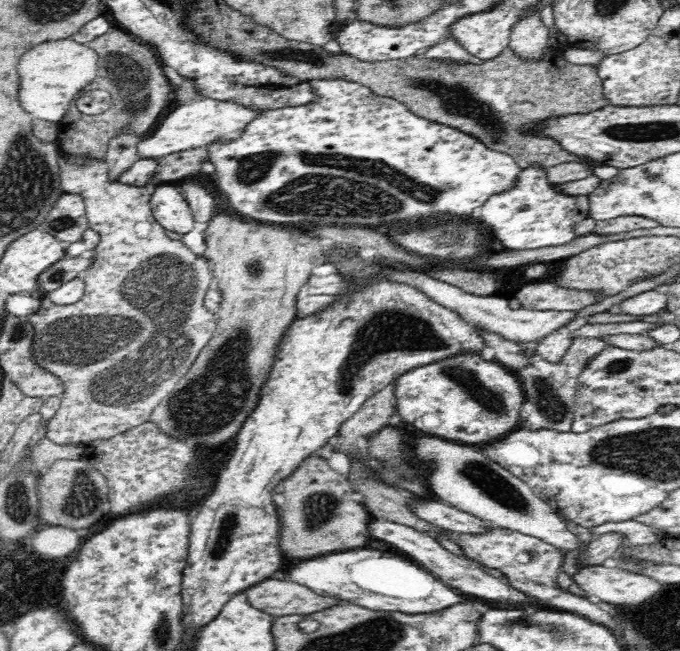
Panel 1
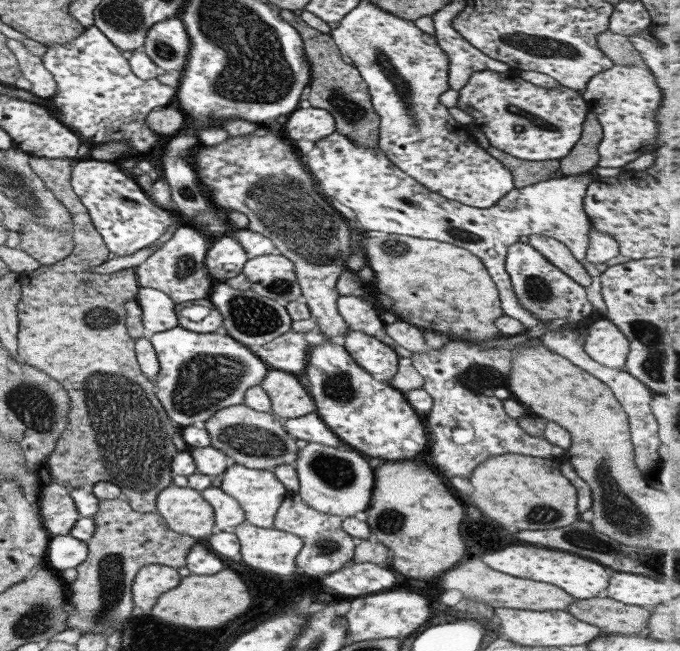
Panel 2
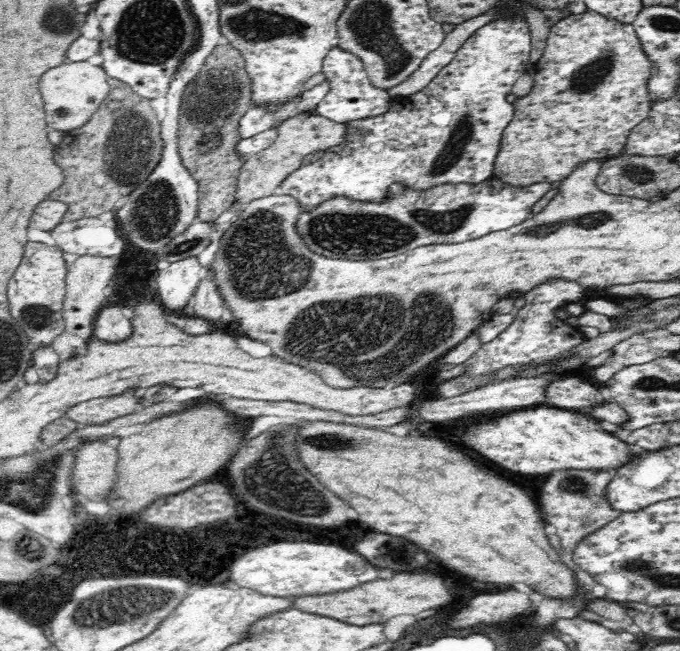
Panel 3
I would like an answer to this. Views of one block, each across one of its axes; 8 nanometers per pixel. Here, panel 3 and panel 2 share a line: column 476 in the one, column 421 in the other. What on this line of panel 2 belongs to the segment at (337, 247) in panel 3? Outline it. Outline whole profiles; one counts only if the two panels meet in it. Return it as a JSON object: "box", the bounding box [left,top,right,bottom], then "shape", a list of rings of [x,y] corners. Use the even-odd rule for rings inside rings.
{"box":[302,131,593,329],"shape":[[[335,131],[315,142],[311,150],[303,156],[302,161],[318,187],[321,188],[319,191],[323,196],[330,199],[339,208],[351,209],[357,224],[364,233],[369,230],[379,230],[379,232],[384,232],[387,235],[405,234],[405,236],[413,238],[438,240],[474,254],[478,260],[481,260],[481,264],[497,288],[502,315],[517,320],[525,329],[543,328],[546,322],[537,320],[533,314],[523,310],[521,304],[518,303],[513,288],[511,288],[510,278],[504,270],[504,261],[509,245],[518,241],[519,236],[543,235],[562,242],[577,261],[582,262],[585,258],[585,251],[587,251],[589,242],[590,220],[583,212],[582,200],[585,196],[586,186],[593,177],[591,172],[583,175],[553,177],[549,180],[525,185],[523,188],[513,187],[493,206],[475,208],[461,204],[456,200],[446,199],[437,192],[431,192],[389,162],[379,148],[357,146]]]}

